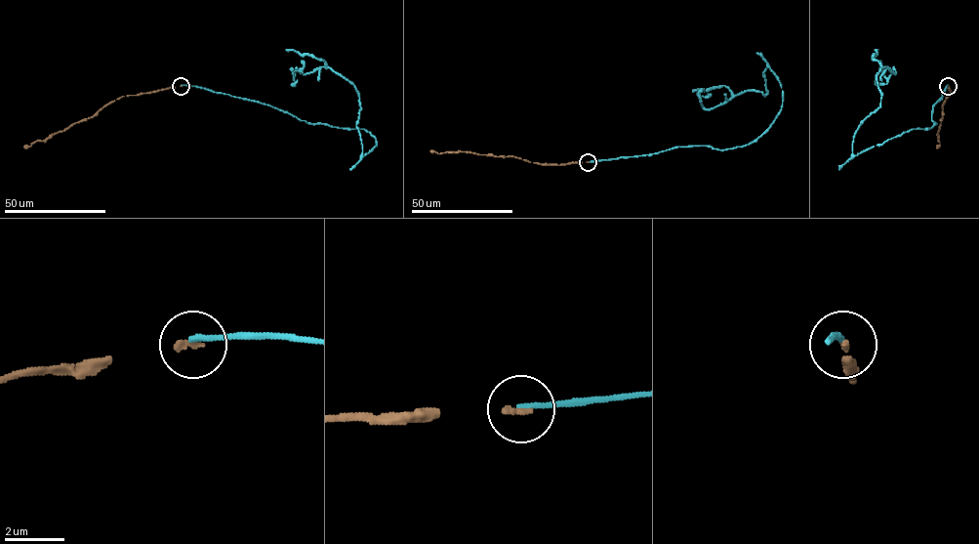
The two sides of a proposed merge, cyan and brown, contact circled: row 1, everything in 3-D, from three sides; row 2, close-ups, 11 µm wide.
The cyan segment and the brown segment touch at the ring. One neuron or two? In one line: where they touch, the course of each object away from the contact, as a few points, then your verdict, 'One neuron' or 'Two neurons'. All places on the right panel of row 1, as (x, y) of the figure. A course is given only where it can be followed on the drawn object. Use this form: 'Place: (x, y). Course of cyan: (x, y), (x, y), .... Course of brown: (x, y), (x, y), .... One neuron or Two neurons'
Place: (948, 86). Course of cyan: (948, 86), (932, 127), (854, 156), (854, 134), (879, 105), (877, 75), (895, 73), (886, 78), (880, 61). Course of brown: (948, 86), (951, 92), (942, 105), (937, 134), (940, 146), (936, 146). Two neurons

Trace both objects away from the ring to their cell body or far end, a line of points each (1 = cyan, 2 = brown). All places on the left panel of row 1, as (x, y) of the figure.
1: (181, 86), (364, 129), (376, 145), (363, 156), (355, 87), (324, 66), (297, 69), (294, 78), (301, 61)
2: (181, 86), (122, 97), (91, 117), (23, 146)

